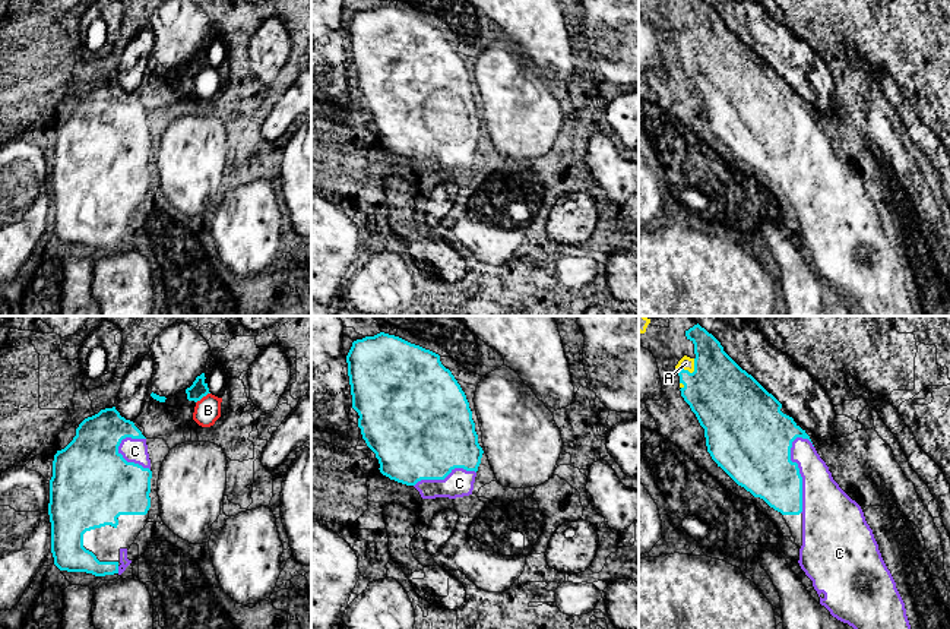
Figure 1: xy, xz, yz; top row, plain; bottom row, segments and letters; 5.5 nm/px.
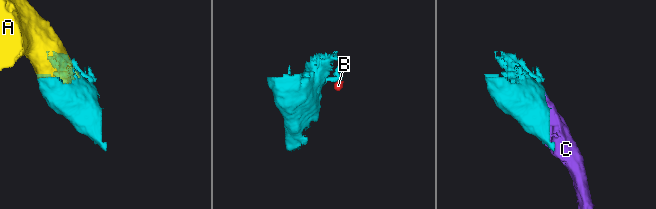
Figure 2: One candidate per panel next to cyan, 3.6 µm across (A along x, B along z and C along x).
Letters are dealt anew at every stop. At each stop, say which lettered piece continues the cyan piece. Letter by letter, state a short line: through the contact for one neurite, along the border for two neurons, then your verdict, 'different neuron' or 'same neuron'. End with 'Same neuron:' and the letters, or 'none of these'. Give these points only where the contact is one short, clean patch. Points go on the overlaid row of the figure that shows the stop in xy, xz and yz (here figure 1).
A: same neuron
B: line xy (209, 392), (196, 402); different neuron
C: same neuron
Same neuron: A, C

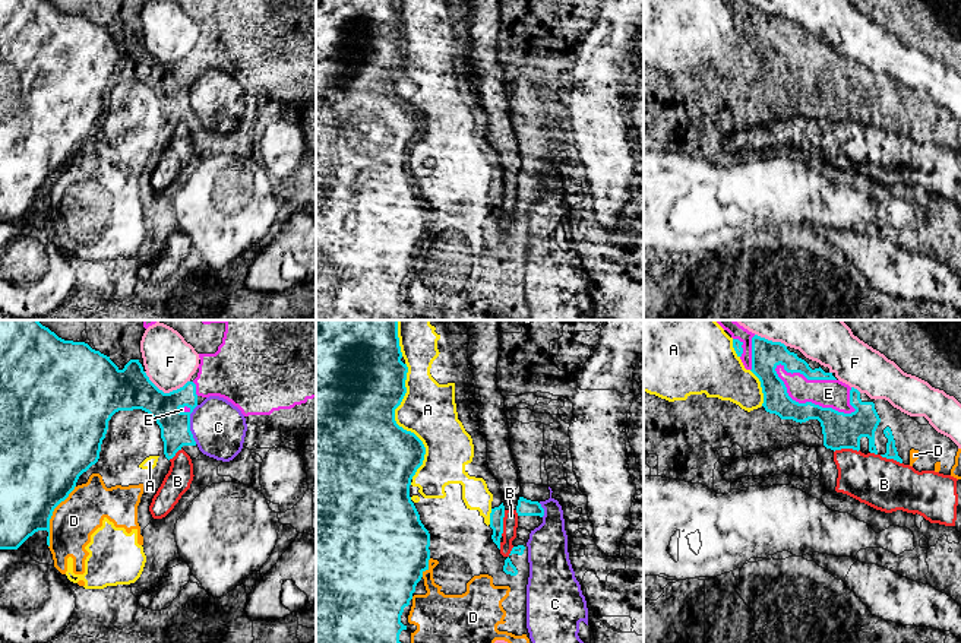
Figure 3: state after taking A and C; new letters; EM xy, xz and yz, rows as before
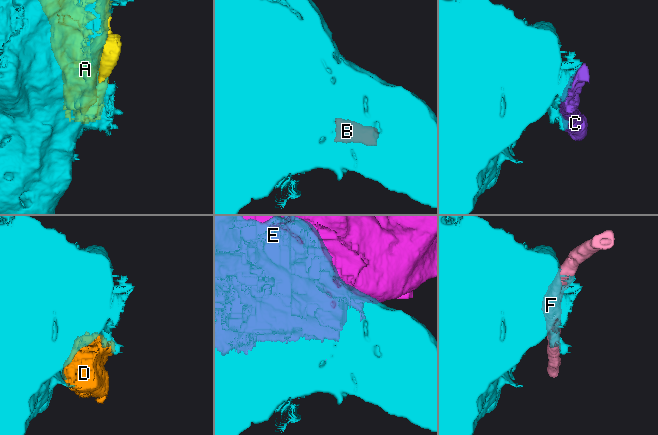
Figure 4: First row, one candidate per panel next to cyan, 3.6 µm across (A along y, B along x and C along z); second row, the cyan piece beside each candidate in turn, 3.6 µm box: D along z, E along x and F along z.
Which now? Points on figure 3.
A: different neuron
B: line xz (505, 510), (500, 535); different neuron
C: different neuron
D: different neuron
E: different neuron
F: different neuron
Same neuron: none of these

